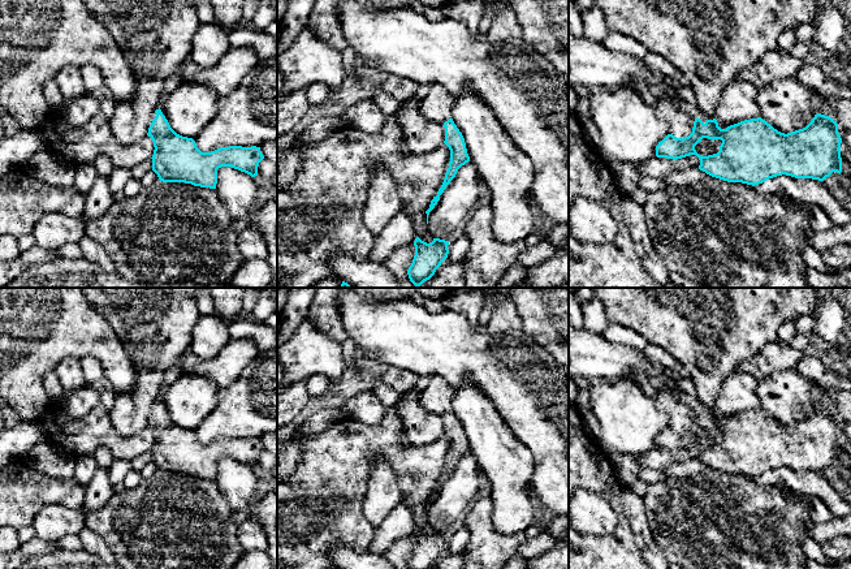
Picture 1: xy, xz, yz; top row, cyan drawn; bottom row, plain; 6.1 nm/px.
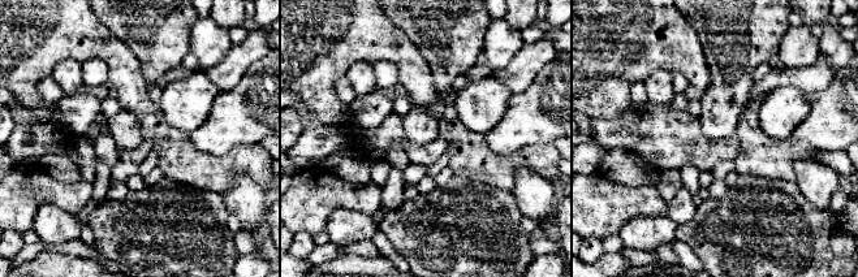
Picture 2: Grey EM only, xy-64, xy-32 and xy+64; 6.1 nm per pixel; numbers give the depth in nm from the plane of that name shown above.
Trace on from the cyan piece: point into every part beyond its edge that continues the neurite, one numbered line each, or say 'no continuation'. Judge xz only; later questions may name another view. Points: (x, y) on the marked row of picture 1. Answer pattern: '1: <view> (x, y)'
1: xz (437, 104)

